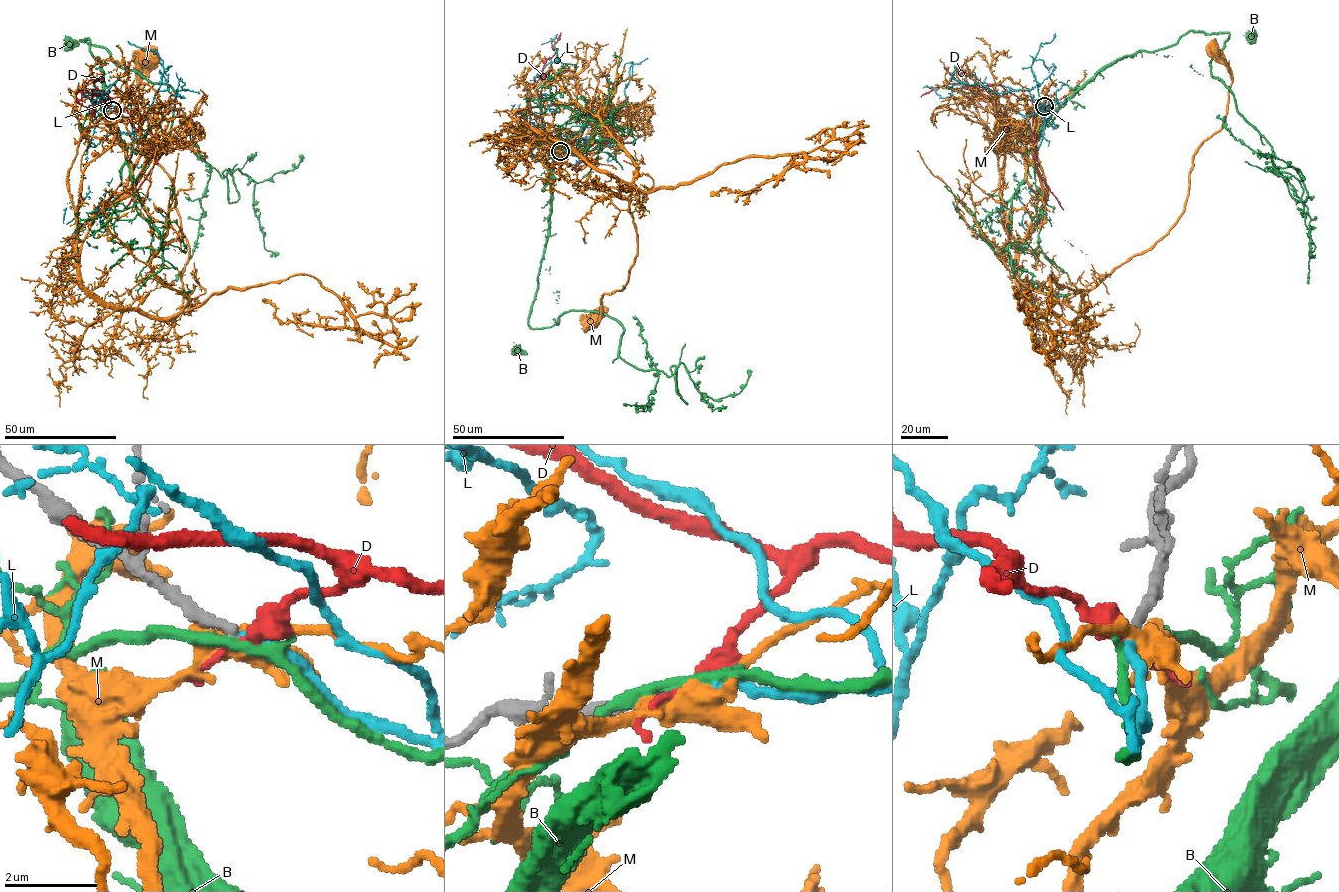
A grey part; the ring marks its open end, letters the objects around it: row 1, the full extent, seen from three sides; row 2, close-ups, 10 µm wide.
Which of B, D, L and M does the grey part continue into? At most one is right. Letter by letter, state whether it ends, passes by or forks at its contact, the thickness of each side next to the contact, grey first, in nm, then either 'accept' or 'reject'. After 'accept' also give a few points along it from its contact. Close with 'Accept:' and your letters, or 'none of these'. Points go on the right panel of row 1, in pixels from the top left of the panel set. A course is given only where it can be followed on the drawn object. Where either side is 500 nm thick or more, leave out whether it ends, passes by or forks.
B: it passes by; 280 nm thick on the grey side, 240 nm on the other; reject
D: it passes by; 260 nm thick on the grey side, 220 nm on the other; reject
L: it ends there; 240 nm thick on the grey side, 240 nm on the other; accept; it runs (1044, 106), (1044, 110), (1034, 99), (1027, 118), (1027, 144), (1014, 173), (1019, 196), (995, 210), (986, 210)
M: it forks there; 340 nm thick on the grey side, 320 nm on the other; reject
Accept: L

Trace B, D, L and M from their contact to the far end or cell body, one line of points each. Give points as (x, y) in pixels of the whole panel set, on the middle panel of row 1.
B: (559, 151), (528, 324), (606, 314), (629, 364), (670, 376), (682, 363), (712, 411), (727, 406)
D: (560, 151), (565, 146), (544, 131), (539, 115), (555, 91), (542, 68), (555, 52), (561, 33)
L: (561, 151), (570, 151), (531, 129), (532, 122), (548, 123), (545, 110), (553, 104), (542, 95)
M: (559, 151), (580, 133), (548, 144), (527, 124), (632, 187), (635, 263), (600, 311)

